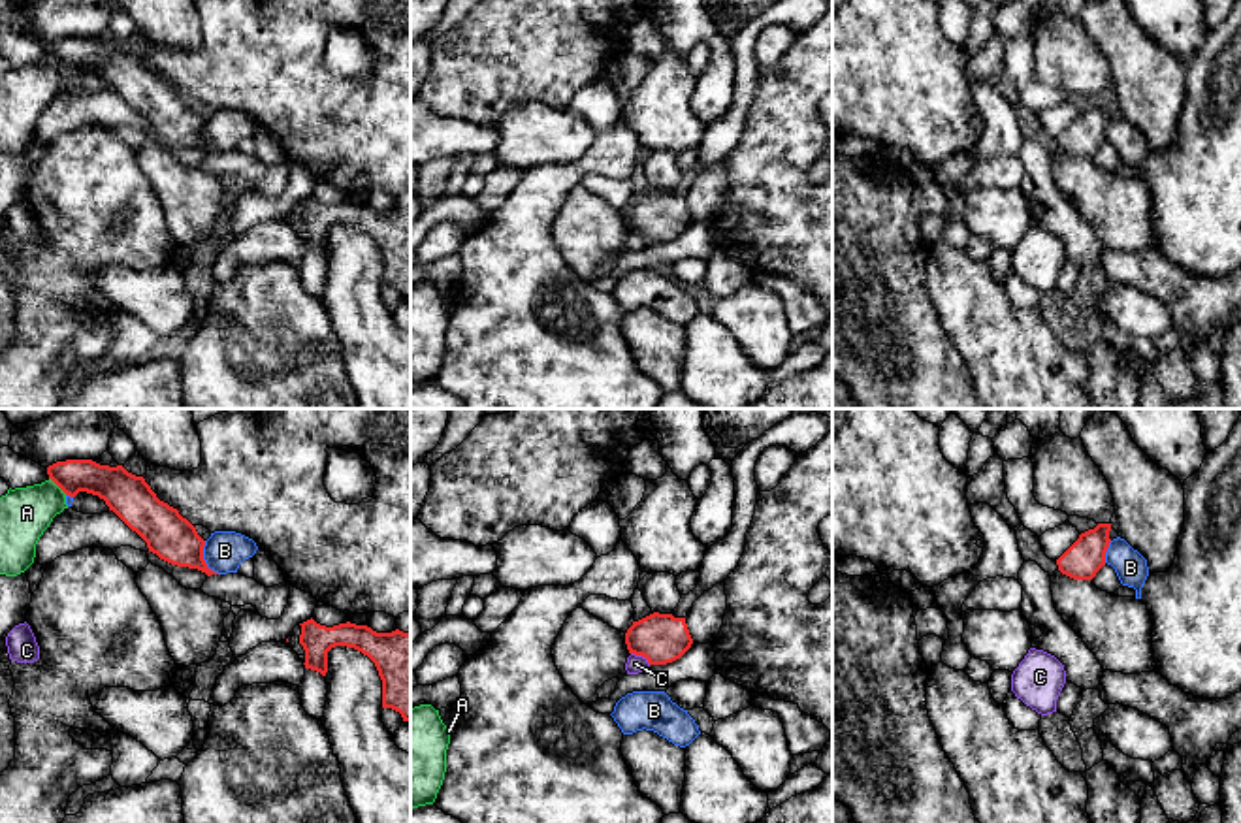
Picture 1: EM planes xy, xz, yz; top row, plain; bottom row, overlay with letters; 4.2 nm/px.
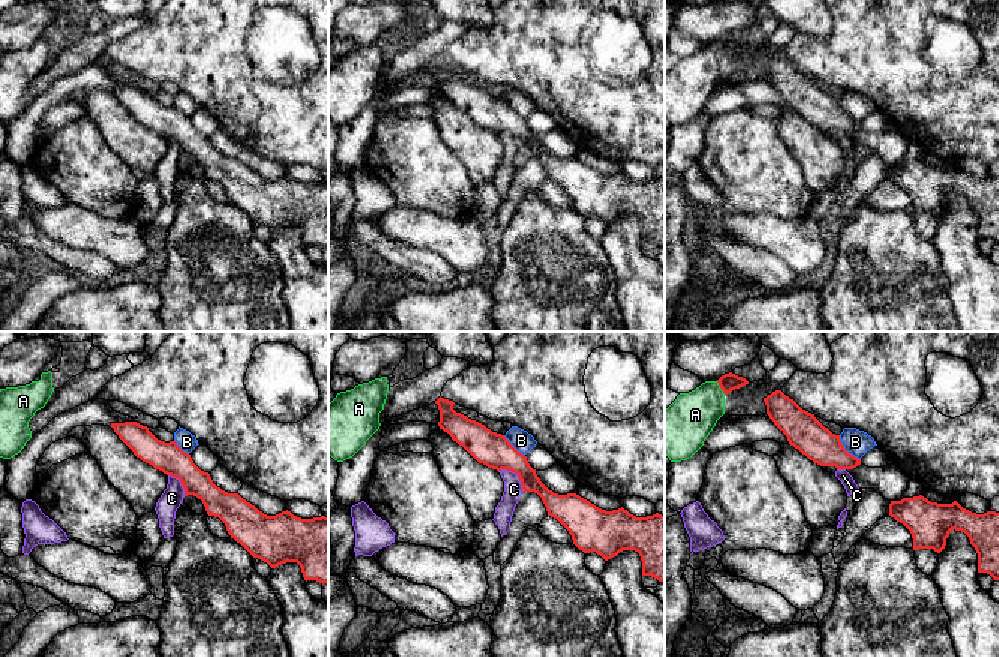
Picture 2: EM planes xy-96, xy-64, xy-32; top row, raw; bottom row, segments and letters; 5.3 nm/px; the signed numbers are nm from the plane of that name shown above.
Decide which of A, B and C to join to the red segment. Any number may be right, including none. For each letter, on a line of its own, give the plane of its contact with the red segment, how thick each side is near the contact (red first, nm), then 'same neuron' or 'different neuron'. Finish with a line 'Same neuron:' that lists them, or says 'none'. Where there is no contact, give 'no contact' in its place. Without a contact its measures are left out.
A: xy | 160/220 nm | different neuron
B: xy | 200/180 nm | different neuron
C: xz | 220/80 nm | different neuron
Same neuron: none

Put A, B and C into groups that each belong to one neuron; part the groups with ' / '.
A / B / C

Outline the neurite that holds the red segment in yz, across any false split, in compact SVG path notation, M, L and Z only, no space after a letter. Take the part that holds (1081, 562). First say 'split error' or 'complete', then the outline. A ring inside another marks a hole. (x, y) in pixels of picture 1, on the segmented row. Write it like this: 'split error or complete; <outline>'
complete; M1098 524L1079 535L1079 539L1056 559L1058 571L1073 580L1092 580L1105 565L1111 524Z

